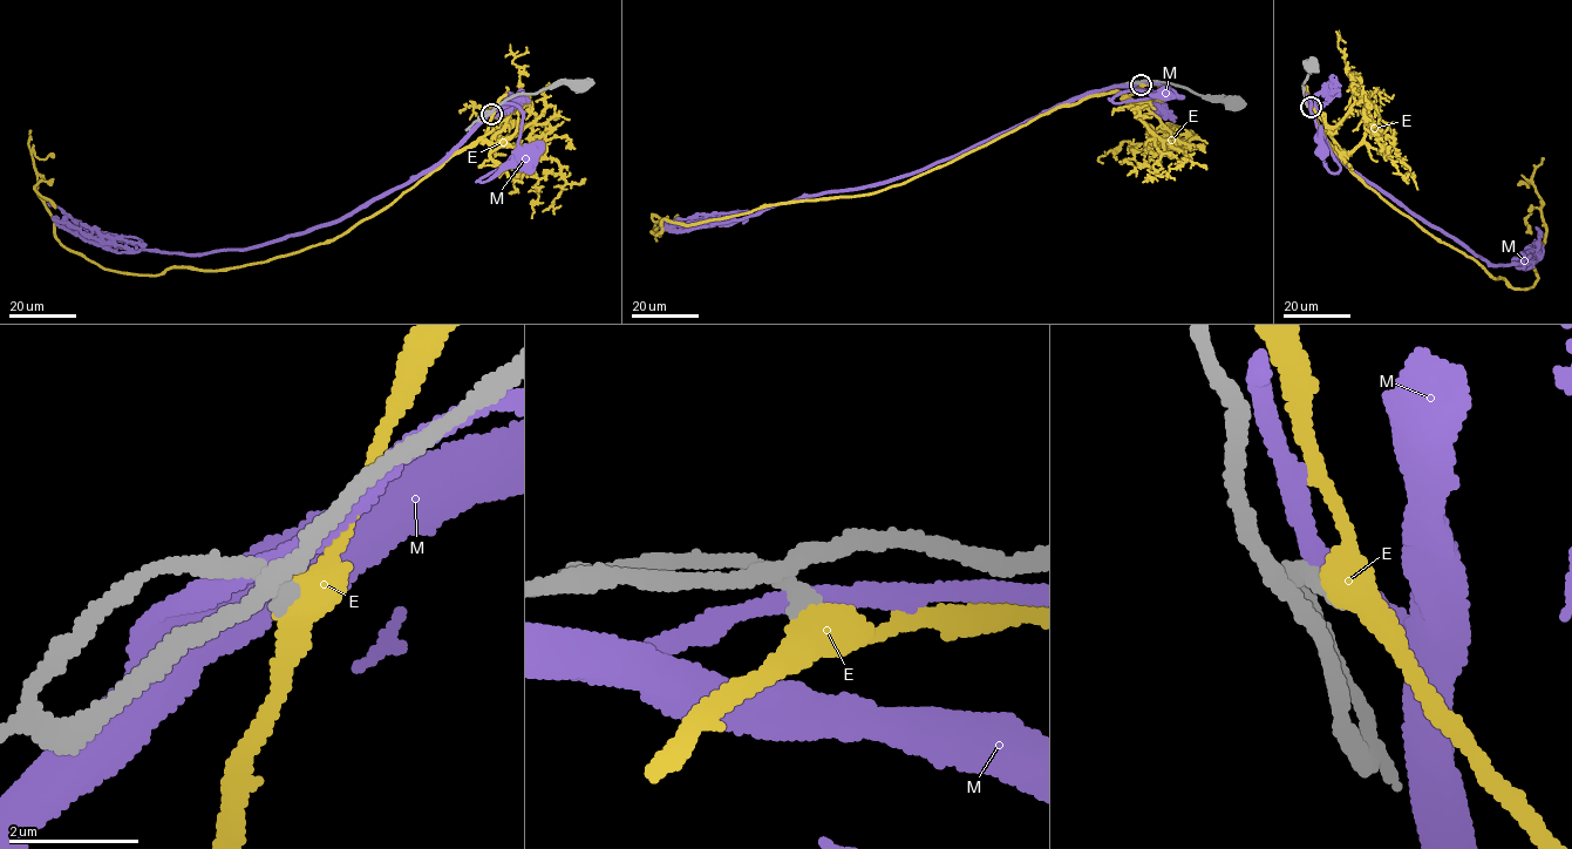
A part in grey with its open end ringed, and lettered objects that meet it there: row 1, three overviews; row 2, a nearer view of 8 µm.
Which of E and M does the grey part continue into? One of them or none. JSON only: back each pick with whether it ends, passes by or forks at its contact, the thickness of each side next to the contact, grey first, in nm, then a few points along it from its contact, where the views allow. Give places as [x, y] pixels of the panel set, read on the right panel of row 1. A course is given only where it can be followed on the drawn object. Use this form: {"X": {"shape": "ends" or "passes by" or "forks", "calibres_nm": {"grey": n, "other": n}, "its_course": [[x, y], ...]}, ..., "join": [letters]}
{"E": {"shape": "passes by", "calibres_nm": {"grey": 200, "other": 440}, "its_course": [[1311, 107], [1349, 169], [1392, 206], [1497, 279], [1528, 289], [1538, 277], [1546, 224], [1536, 188], [1517, 184]]}, "join": ["E"]}

